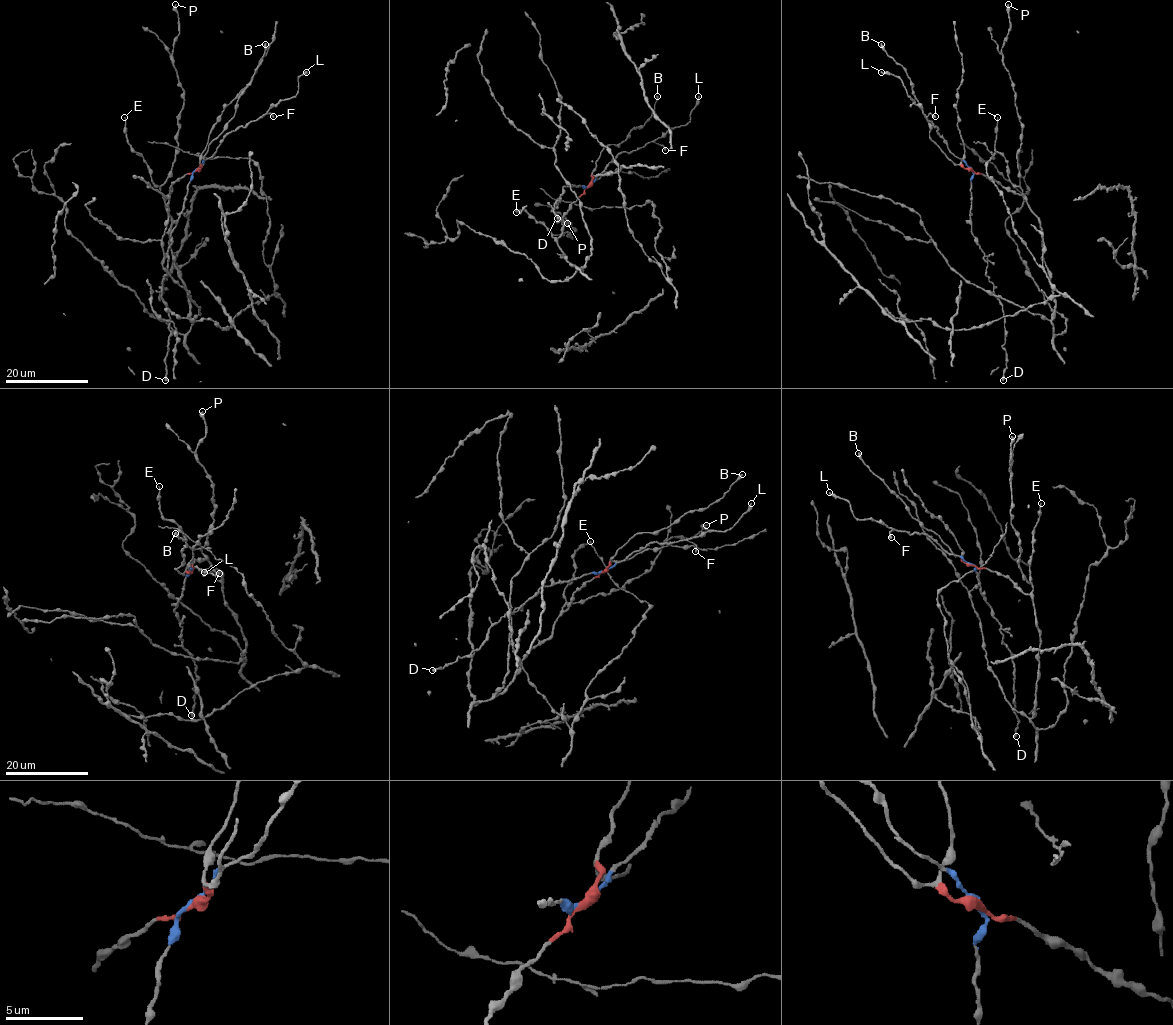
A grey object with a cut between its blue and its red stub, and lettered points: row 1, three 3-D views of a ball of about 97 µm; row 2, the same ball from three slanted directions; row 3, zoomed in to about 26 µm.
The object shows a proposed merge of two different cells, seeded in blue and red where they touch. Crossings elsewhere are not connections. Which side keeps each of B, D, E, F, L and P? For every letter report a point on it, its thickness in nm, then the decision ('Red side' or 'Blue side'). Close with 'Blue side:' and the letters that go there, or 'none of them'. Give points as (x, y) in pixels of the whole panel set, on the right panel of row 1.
B: Place: (881, 44). Thickness 440 nm. Red side
D: Place: (1003, 380). Thickness 500 nm. Blue side
E: Place: (997, 117). Thickness 160 nm. Red side
F: Place: (935, 116). Thickness 320 nm. Blue side
L: Place: (881, 72). Thickness 200 nm. Blue side
P: Place: (1008, 4). Thickness 380 nm. Red side
Blue side: D, F, L

